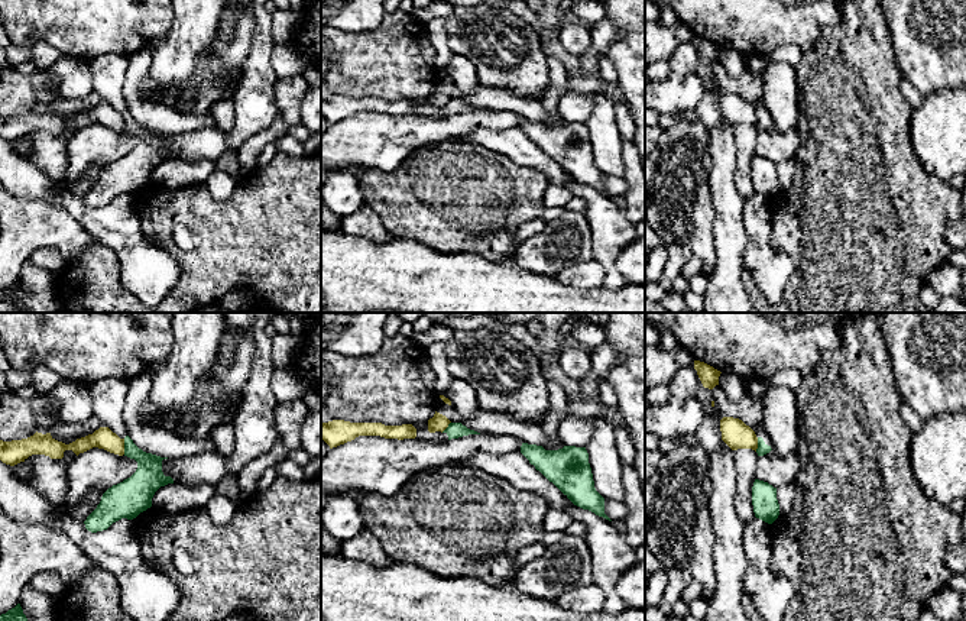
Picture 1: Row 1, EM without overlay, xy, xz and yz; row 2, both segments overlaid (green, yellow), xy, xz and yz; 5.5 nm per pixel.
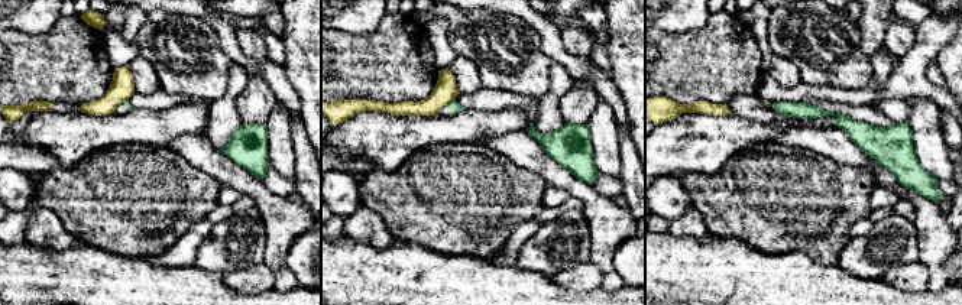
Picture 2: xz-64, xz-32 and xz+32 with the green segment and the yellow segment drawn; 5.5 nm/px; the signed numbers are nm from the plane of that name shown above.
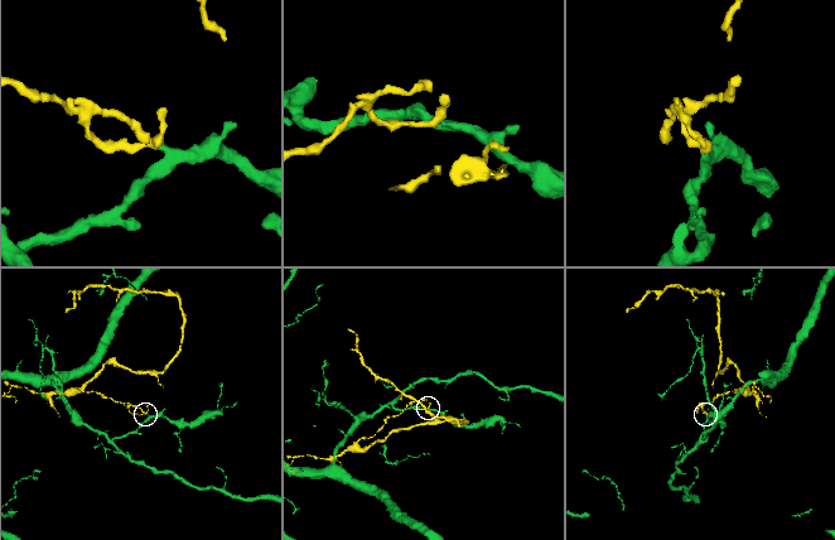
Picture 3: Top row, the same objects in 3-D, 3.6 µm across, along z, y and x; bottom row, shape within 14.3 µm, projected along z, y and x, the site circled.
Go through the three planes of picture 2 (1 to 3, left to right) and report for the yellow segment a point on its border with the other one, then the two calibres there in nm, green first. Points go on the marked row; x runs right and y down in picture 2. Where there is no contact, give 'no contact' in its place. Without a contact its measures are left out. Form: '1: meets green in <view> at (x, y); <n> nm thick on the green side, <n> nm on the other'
1: meets green in xz-64 at (126, 101); 40 nm thick on the green side, 140 nm on the other
2: meets green in xz-32 at (450, 101); 70 nm thick on the green side, 130 nm on the other
3: no contact

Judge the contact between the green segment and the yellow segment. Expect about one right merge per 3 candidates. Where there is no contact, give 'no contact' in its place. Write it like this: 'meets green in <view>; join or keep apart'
meets green in xy; keep apart

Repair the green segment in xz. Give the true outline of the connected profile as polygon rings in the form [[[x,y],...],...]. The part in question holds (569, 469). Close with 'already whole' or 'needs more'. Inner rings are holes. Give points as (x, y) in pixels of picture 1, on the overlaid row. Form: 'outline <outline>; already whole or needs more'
outline [[[522,443],[521,453],[574,505],[612,521],[604,514],[604,498],[594,488],[586,447],[545,450],[542,446]]]; already whole

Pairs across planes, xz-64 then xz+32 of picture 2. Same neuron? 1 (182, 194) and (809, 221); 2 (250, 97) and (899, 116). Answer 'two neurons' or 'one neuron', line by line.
1: one neuron
2: one neuron

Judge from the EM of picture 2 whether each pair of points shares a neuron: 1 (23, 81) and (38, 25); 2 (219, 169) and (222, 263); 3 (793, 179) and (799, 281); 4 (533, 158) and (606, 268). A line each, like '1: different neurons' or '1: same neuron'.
1: different neurons
2: different neurons
3: different neurons
4: same neuron

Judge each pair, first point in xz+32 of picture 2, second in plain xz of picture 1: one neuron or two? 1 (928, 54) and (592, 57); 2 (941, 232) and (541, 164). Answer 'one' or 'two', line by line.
1: one
2: one

